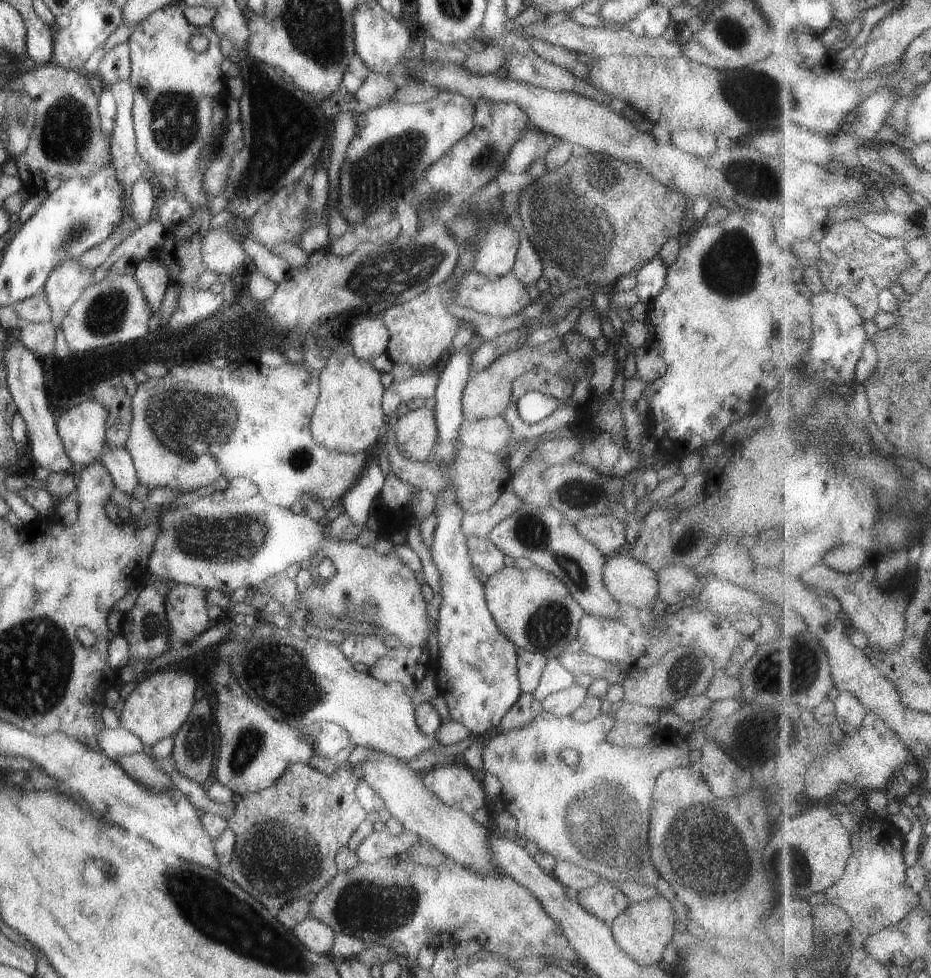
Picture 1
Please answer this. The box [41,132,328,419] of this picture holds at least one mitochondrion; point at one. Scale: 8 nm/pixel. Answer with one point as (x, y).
(105, 317)

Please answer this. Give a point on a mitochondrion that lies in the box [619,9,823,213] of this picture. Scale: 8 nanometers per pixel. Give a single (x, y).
(755, 97)

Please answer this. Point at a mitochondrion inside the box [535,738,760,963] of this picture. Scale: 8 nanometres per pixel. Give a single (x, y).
(707, 857)

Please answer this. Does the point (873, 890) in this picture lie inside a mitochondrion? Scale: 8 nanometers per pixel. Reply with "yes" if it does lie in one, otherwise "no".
yes

